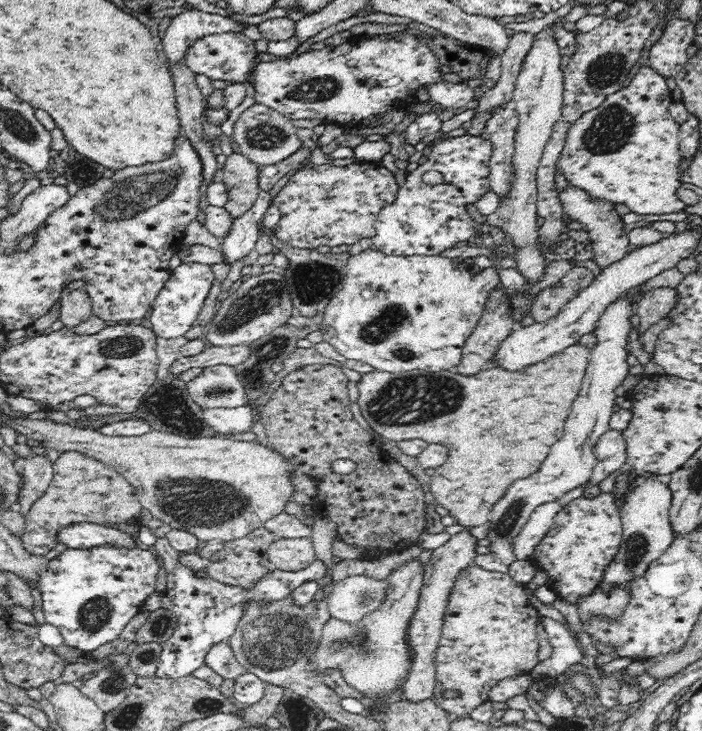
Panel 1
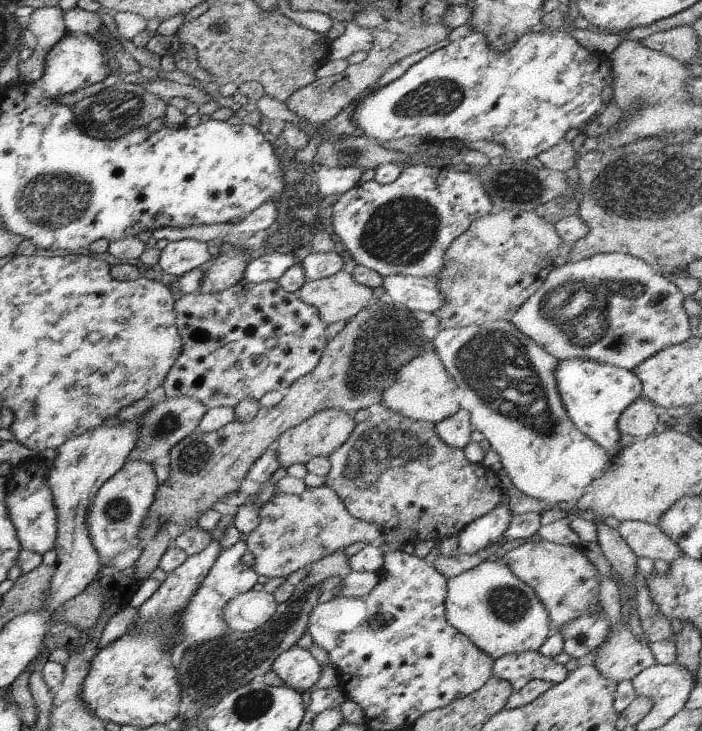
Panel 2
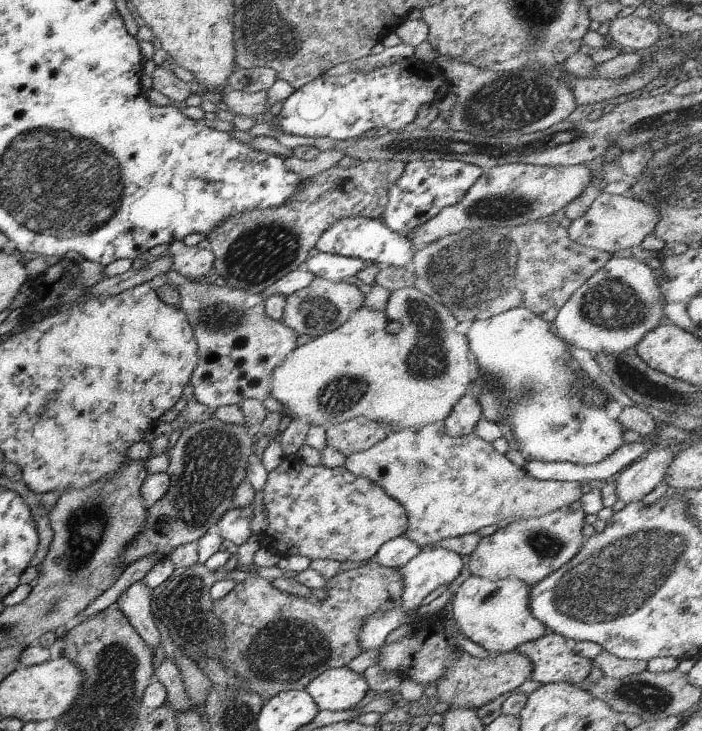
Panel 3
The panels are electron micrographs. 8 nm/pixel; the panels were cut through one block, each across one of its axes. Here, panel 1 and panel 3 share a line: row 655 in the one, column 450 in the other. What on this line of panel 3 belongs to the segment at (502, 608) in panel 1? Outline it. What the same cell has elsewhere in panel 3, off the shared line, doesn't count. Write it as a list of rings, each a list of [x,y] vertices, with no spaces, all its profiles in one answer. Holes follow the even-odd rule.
[[[445,421],[408,427],[390,434],[388,438],[374,444],[370,450],[354,452],[346,457],[344,464],[356,476],[364,476],[376,482],[390,498],[398,500],[408,512],[408,530],[403,534],[414,540],[420,550],[438,546],[438,541],[448,537],[459,537],[476,533],[484,526],[497,524],[500,520],[524,520],[540,517],[555,510],[568,507],[582,498],[580,482],[558,482],[532,478],[524,468],[518,468],[506,454],[494,449],[474,432],[464,437],[451,437],[446,432]]]

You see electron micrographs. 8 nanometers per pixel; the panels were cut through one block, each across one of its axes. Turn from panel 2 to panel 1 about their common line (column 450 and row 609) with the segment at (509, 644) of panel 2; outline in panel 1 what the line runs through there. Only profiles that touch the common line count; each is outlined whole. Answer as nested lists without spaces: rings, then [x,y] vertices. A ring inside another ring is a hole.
[[[636,473],[630,482],[630,490],[624,494],[624,501],[620,506],[623,526],[622,540],[613,558],[614,562],[604,570],[601,580],[601,584],[611,584],[614,588],[610,592],[604,592],[604,587],[600,584],[588,596],[578,599],[576,606],[582,624],[588,624],[592,618],[616,620],[624,614],[624,608],[628,606],[628,600],[630,600],[630,591],[618,586],[628,584],[628,580],[632,578],[642,577],[653,560],[662,556],[675,538],[669,521],[672,497],[669,485],[662,483],[658,479],[658,474]]]

